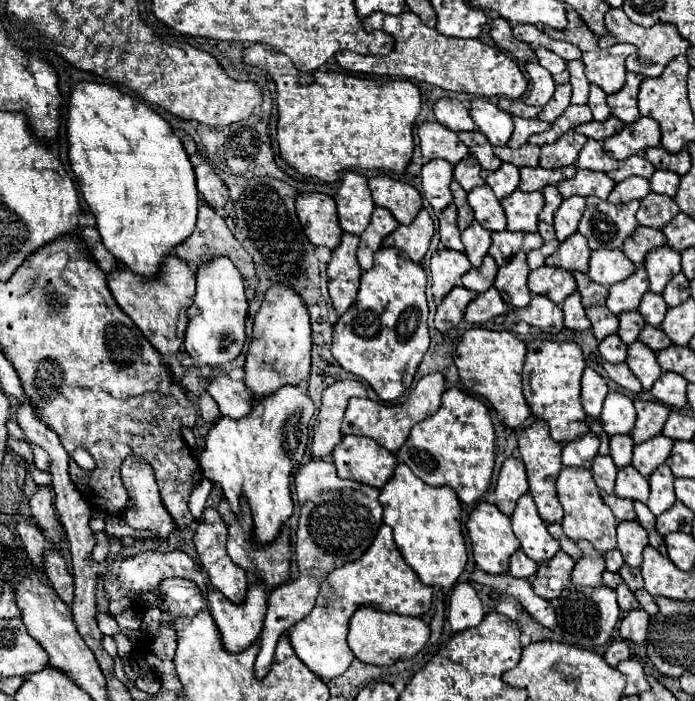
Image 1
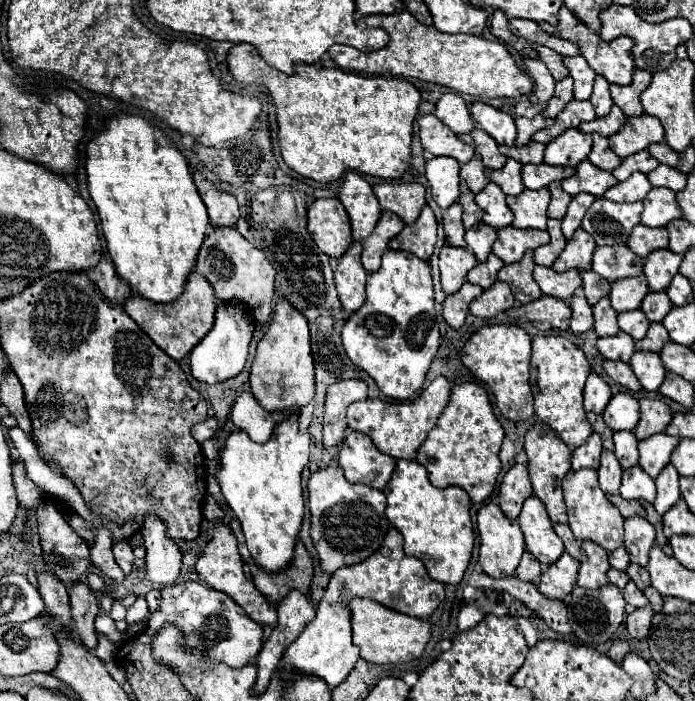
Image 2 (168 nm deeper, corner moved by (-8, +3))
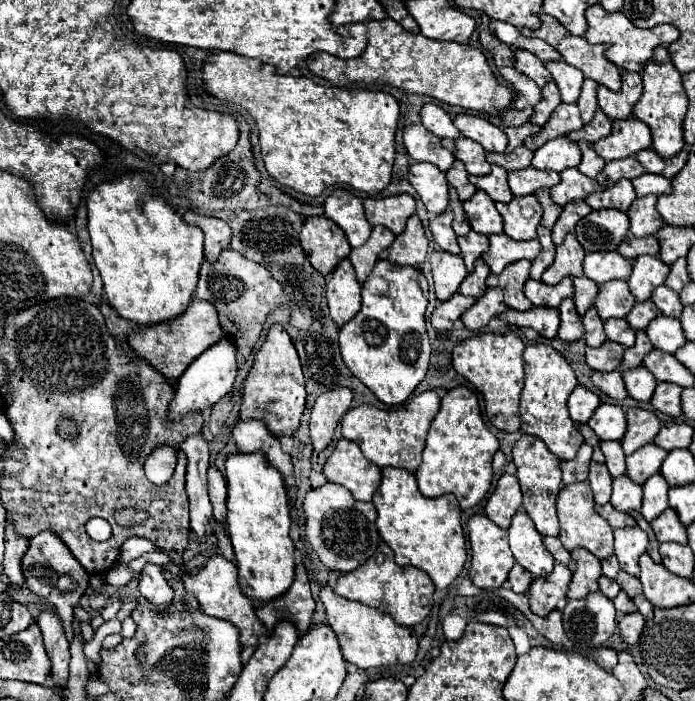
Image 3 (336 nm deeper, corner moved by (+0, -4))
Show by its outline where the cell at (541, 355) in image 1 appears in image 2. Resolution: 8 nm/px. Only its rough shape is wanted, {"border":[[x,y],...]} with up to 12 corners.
{"border":[[533,337],[535,415],[571,449],[593,433],[591,367],[565,337]]}

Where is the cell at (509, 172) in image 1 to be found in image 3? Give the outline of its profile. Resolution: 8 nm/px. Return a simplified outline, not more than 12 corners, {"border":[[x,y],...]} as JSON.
{"border":[[493,166],[487,176],[469,176],[495,202],[511,202],[507,170]]}

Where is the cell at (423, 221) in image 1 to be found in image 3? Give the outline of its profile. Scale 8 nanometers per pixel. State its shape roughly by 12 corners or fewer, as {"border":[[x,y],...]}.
{"border":[[417,214],[407,222],[387,260],[417,266],[427,256],[427,238]]}

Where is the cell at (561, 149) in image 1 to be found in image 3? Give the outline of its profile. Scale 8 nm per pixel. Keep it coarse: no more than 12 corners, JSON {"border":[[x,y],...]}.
{"border":[[563,138],[543,144],[533,168],[563,172],[579,166],[579,144]]}

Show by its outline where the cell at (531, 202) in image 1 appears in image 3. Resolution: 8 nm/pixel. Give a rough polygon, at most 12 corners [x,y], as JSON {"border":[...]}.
{"border":[[513,198],[497,210],[513,240],[537,238],[541,204]]}

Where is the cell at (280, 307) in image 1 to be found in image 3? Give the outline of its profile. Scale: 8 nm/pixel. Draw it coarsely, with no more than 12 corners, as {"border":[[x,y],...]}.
{"border":[[273,324],[245,378],[241,418],[295,434],[305,380]]}

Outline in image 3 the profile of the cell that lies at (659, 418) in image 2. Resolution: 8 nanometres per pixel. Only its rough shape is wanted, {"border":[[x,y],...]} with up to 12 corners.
{"border":[[629,408],[625,454],[651,444],[661,422],[653,410]]}

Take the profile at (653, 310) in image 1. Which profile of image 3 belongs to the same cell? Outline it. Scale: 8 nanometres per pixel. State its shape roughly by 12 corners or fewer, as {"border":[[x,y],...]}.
{"border":[[651,300],[637,302],[627,314],[635,330],[645,330],[659,316]]}

